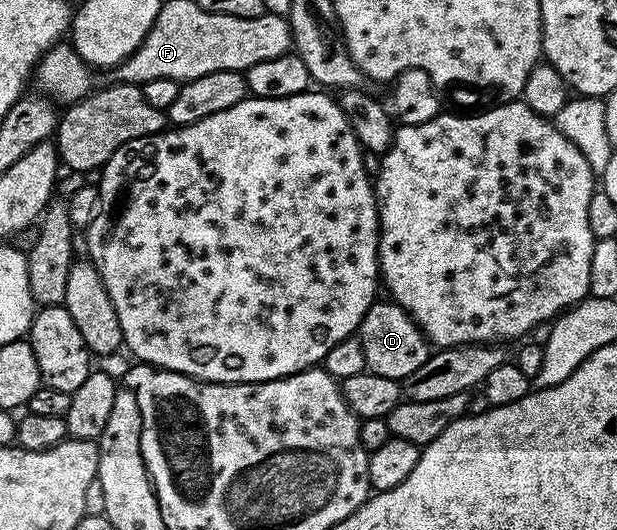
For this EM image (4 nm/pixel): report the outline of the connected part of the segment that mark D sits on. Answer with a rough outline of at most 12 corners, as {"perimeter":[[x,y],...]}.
{"perimeter":[[392,300],[358,325],[366,370],[404,380],[431,343]]}

